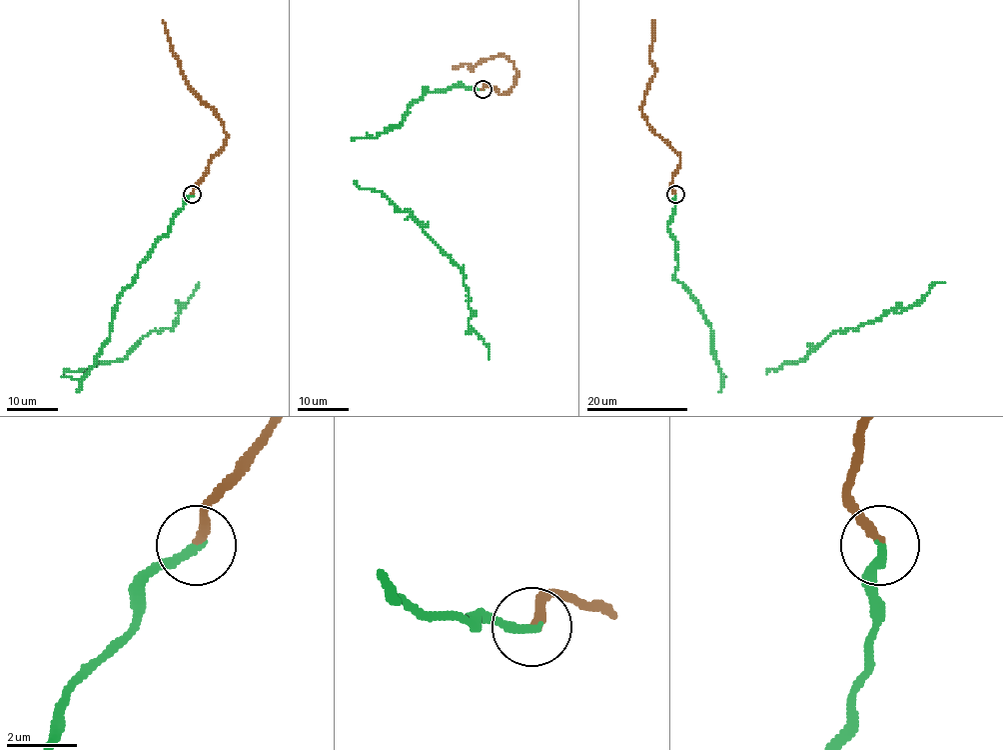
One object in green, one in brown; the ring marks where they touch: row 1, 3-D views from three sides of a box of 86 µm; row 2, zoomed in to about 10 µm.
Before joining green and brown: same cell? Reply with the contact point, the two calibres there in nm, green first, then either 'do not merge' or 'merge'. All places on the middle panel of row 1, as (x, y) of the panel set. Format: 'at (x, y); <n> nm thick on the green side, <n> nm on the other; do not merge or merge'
at (483, 89); 280 nm thick on the green side, 280 nm on the other; do not merge

